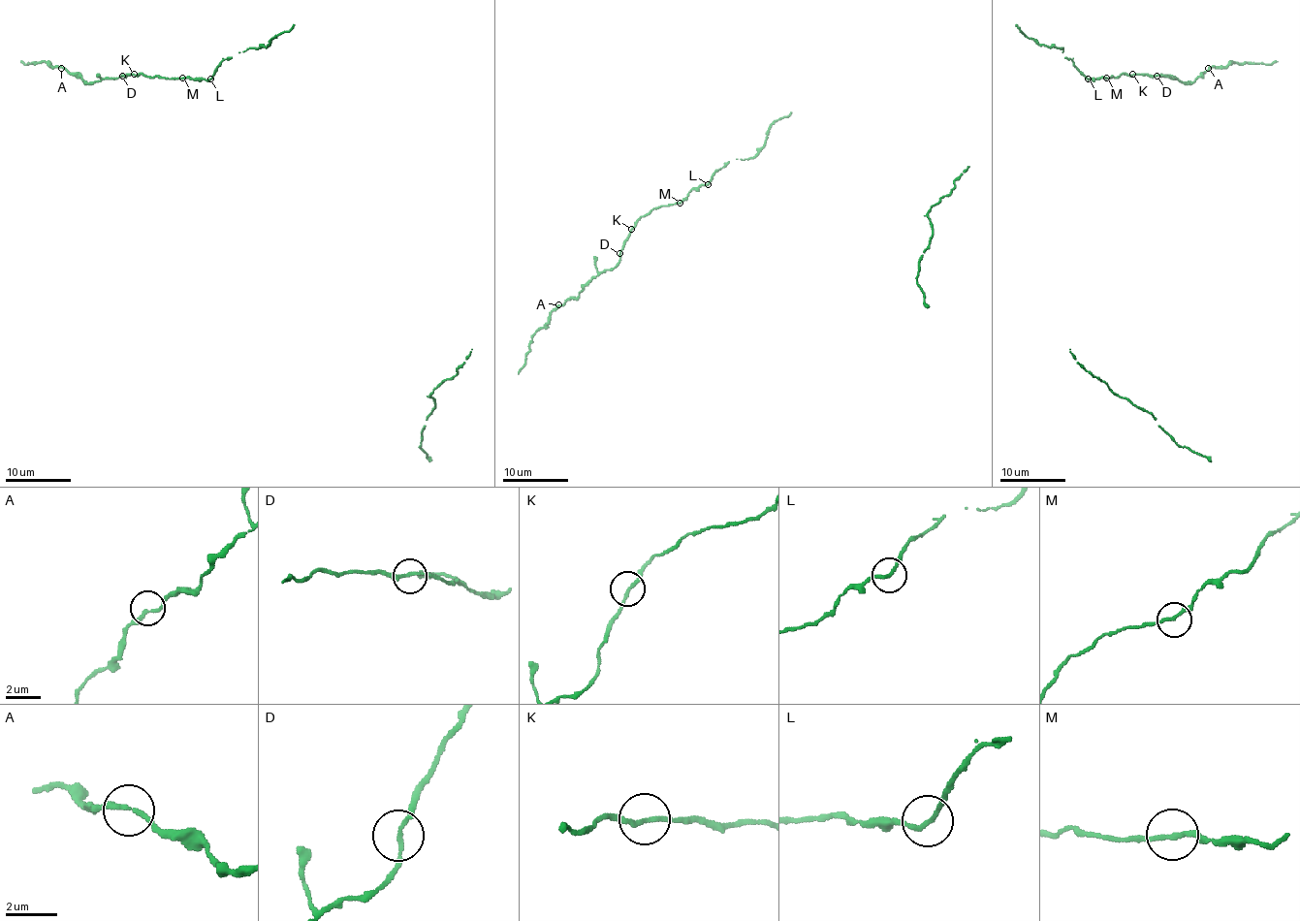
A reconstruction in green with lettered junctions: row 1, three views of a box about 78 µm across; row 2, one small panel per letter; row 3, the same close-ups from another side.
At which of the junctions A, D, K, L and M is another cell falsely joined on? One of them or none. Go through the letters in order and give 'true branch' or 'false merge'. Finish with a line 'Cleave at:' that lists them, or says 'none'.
A: true branch
D: true branch
K: true branch
L: true branch
M: true branch
Cleave at: none

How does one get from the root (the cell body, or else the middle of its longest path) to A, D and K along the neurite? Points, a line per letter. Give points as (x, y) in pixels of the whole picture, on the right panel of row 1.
A: (1051, 47), (1062, 47), (1065, 57), (1072, 59), (1088, 79), (1146, 74), (1193, 82), (1208, 68)
D: (1051, 47), (1062, 47), (1065, 57), (1072, 59), (1088, 79), (1109, 79), (1121, 74), (1157, 76)
K: (1051, 47), (1062, 47), (1065, 57), (1072, 59), (1088, 79), (1132, 74)

